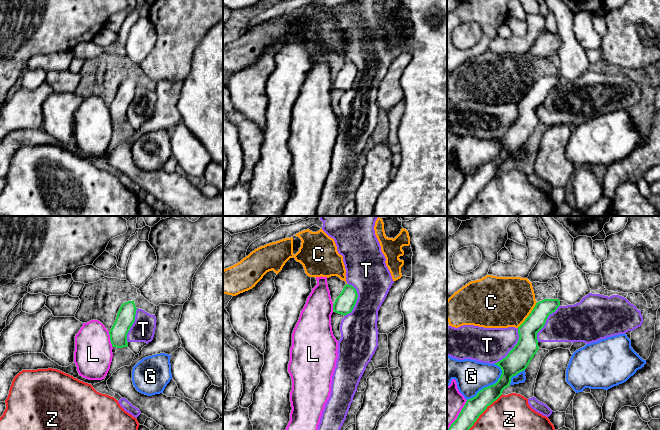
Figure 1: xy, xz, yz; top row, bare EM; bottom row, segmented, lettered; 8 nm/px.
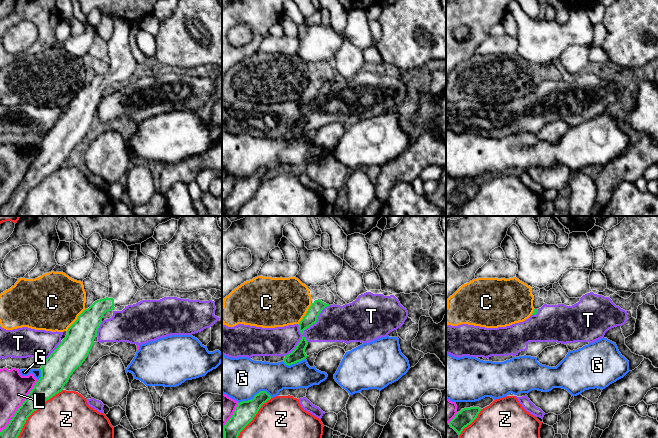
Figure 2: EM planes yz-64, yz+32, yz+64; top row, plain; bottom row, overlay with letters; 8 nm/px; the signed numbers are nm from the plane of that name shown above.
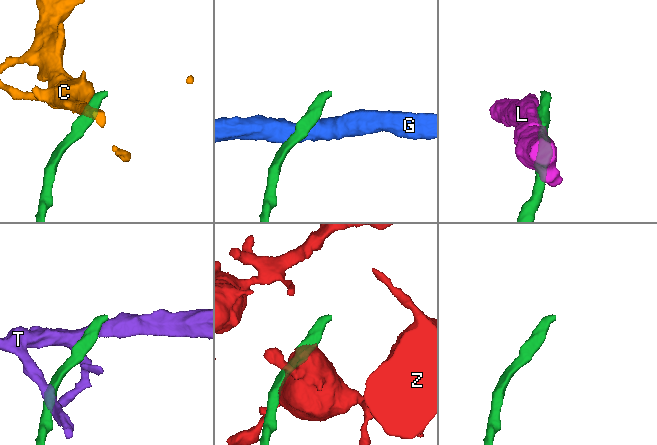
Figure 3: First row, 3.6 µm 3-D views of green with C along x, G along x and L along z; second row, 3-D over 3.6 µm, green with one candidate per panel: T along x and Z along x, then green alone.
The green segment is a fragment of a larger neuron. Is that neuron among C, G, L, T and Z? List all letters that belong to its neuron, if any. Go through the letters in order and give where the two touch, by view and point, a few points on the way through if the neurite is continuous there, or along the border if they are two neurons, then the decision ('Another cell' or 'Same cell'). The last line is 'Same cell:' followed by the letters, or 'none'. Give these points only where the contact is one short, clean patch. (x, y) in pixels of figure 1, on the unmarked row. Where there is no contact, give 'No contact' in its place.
C: Touches green at yz (529, 91). Another cell
G: Touches green at yz (490, 161). Another cell
L: Touches green at xy (110, 115). Another cell
T: Touches green at yz (514, 123). Another cell
Z: Touches green at yz (479, 191). Another cell
Same cell: none

